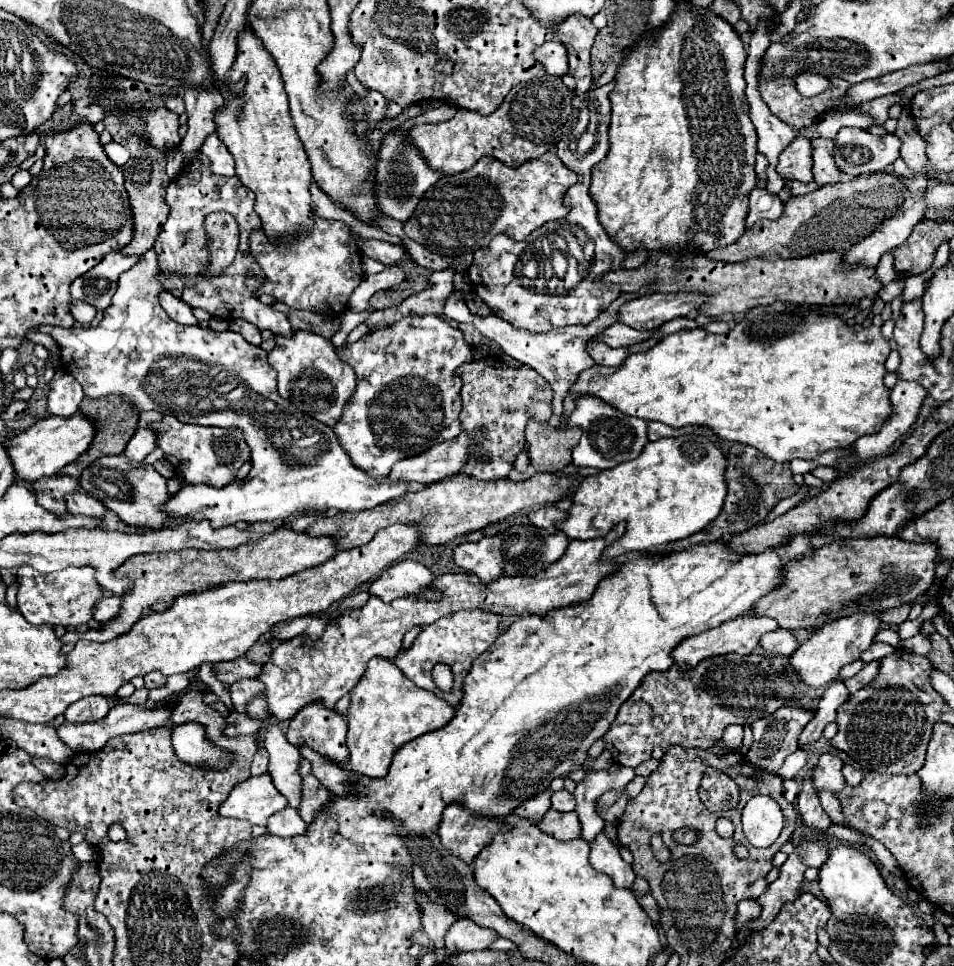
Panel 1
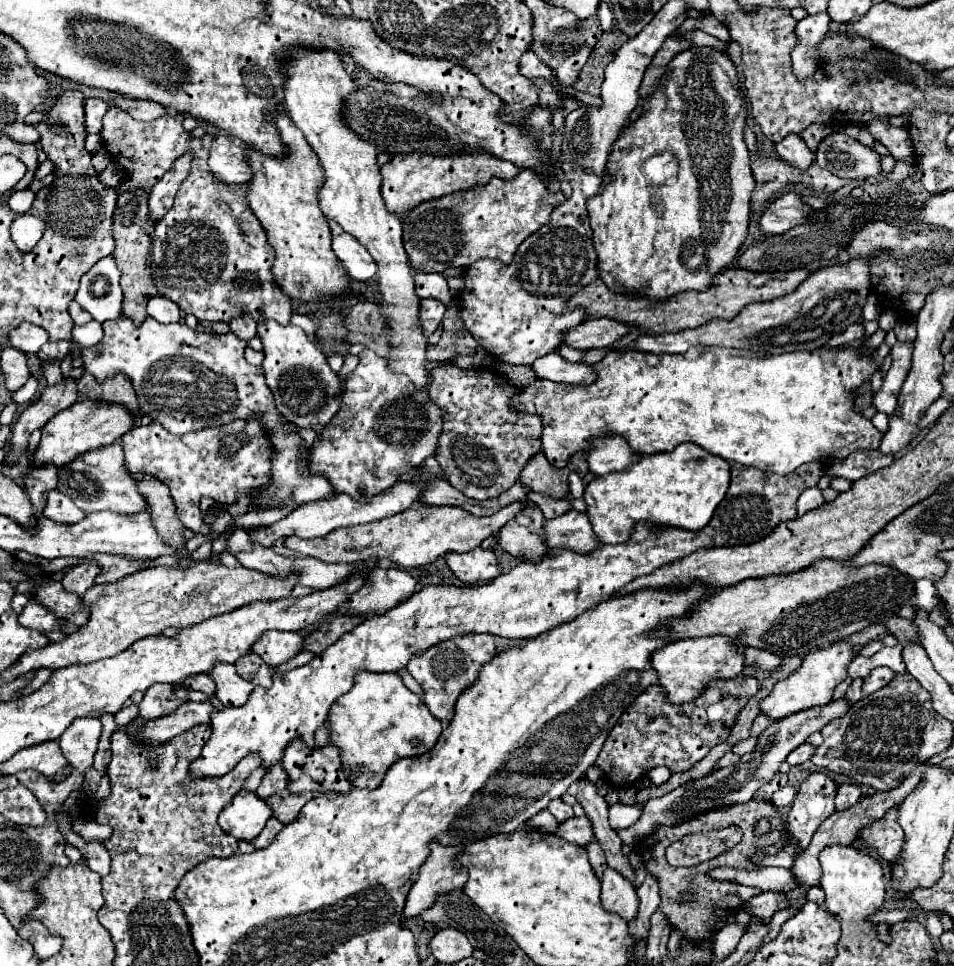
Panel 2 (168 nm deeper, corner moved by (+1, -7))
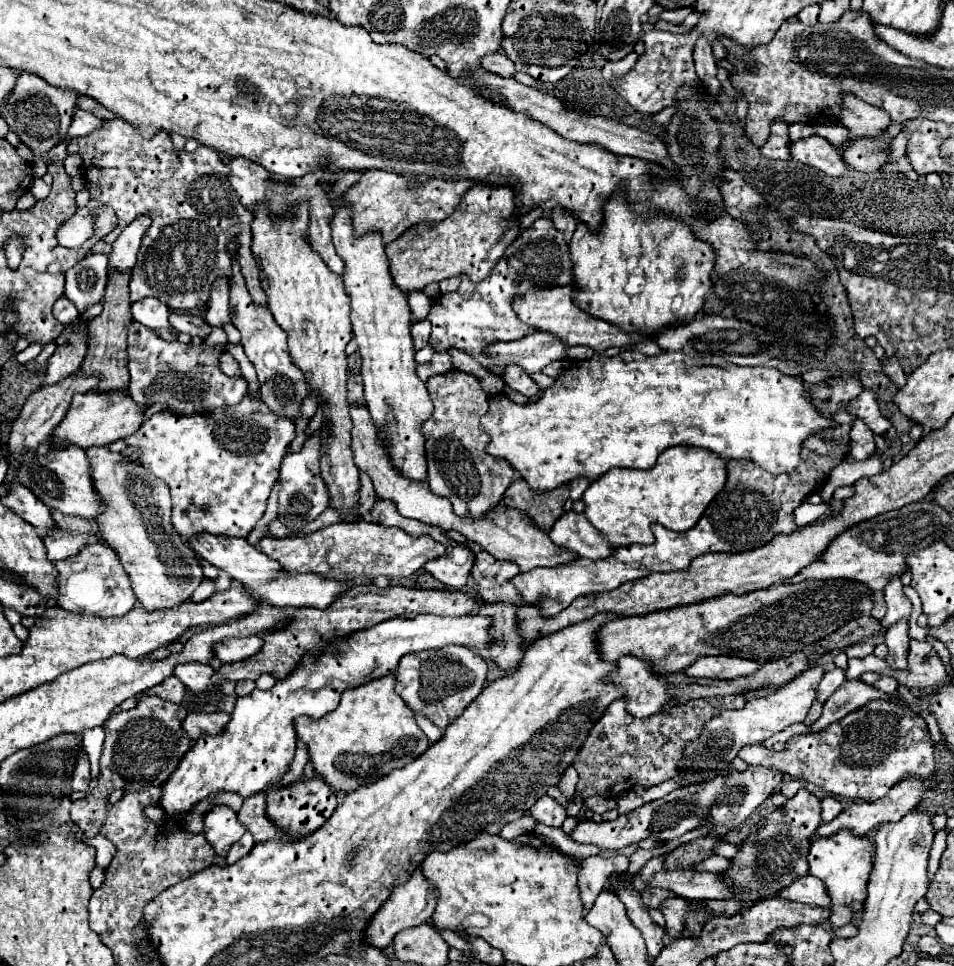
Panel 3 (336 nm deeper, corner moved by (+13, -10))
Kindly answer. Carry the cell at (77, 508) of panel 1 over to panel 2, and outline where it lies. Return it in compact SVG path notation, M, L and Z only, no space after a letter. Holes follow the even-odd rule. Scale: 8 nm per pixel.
M50 491L44 497L44 517L52 519L56 523L76 523L80 519L84 519L84 511L80 511L72 499L66 499L60 491Z

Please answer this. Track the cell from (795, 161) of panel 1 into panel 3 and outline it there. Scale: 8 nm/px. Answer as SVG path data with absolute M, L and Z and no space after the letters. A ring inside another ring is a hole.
M774 122L772 124L772 134L768 138L768 142L760 148L762 154L766 158L774 158L774 160L792 160L790 154L790 138L788 138L788 124L786 122Z

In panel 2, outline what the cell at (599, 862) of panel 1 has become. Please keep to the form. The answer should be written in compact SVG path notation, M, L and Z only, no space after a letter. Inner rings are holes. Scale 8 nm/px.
M608 867L602 879L602 907L624 921L632 921L638 915L638 905L640 903L634 885L628 883L618 871Z

